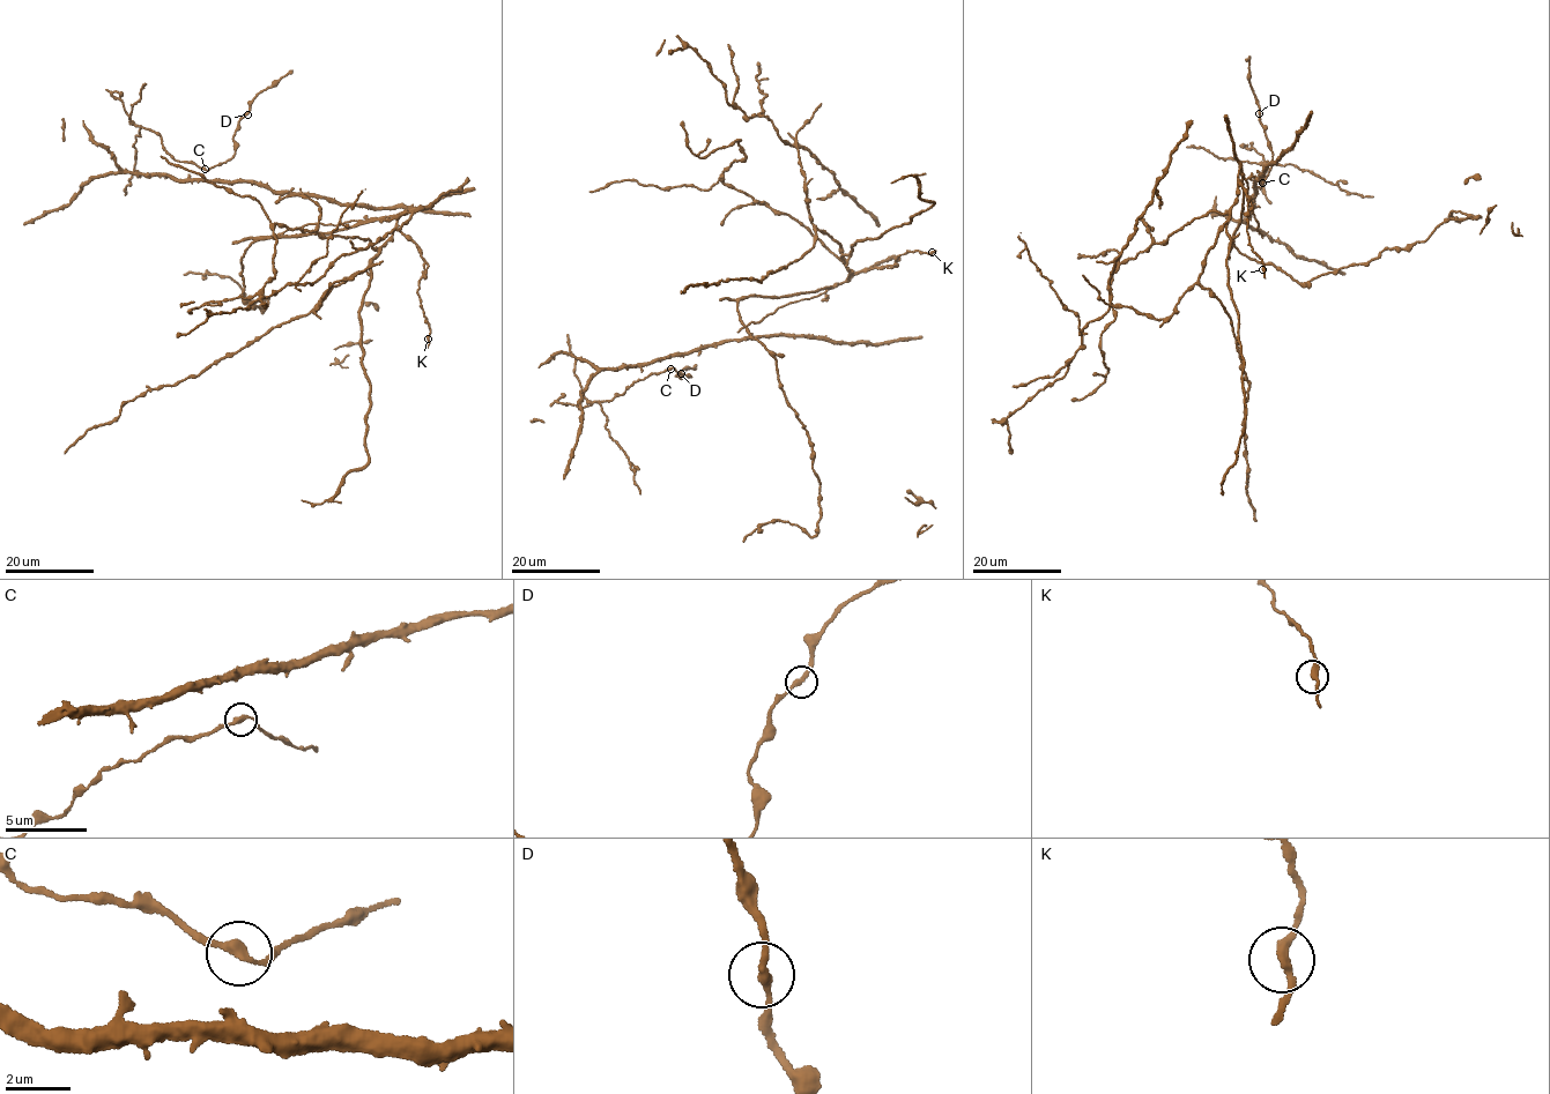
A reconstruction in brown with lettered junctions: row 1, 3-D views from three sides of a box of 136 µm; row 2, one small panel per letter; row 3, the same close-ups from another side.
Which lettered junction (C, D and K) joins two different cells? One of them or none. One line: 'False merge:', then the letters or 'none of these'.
False merge: C

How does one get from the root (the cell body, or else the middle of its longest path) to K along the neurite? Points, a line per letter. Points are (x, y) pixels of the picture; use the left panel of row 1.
K: (373, 220), (397, 217), (397, 228), (418, 250), (425, 273), (417, 295), (430, 330), (428, 339)

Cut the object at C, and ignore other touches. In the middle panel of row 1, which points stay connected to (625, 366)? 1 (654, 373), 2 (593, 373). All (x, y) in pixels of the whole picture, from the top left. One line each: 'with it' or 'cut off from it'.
1: cut off from it
2: with it

